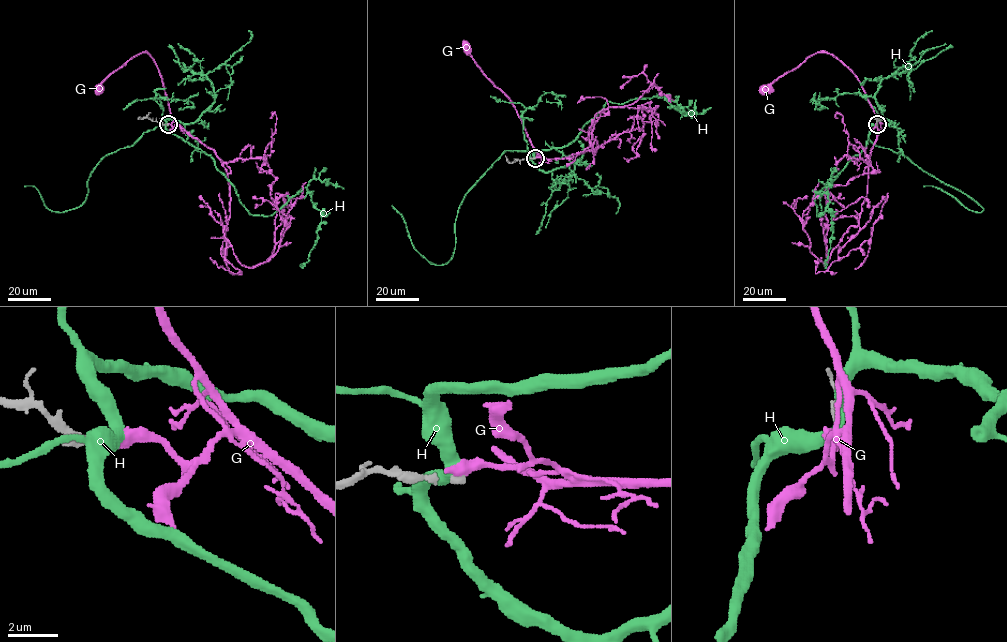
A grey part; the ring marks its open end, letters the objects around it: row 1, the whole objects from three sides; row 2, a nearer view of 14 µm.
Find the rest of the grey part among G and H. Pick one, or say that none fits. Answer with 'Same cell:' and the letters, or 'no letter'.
Same cell: no letter

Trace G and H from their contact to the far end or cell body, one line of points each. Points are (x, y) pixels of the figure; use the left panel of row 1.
G: (167, 125), (173, 126), (175, 123), (162, 78), (147, 52), (133, 56), (113, 72), (99, 89)
H: (167, 124), (210, 156), (250, 213), (272, 215), (307, 189), (321, 211), (321, 224), (308, 261), (300, 266)

